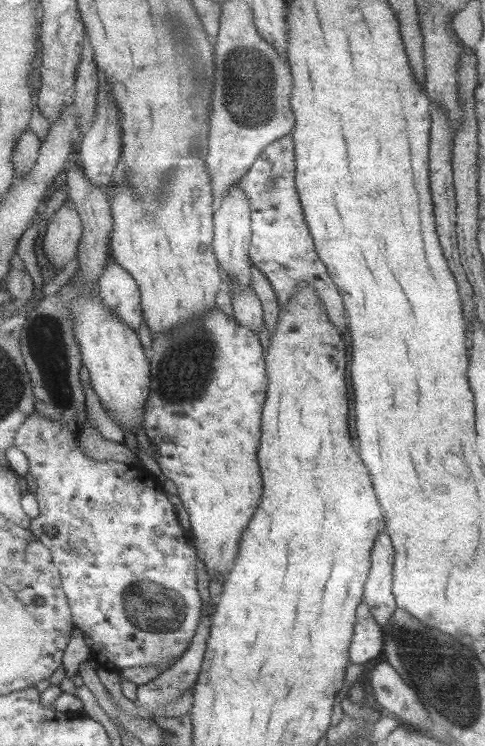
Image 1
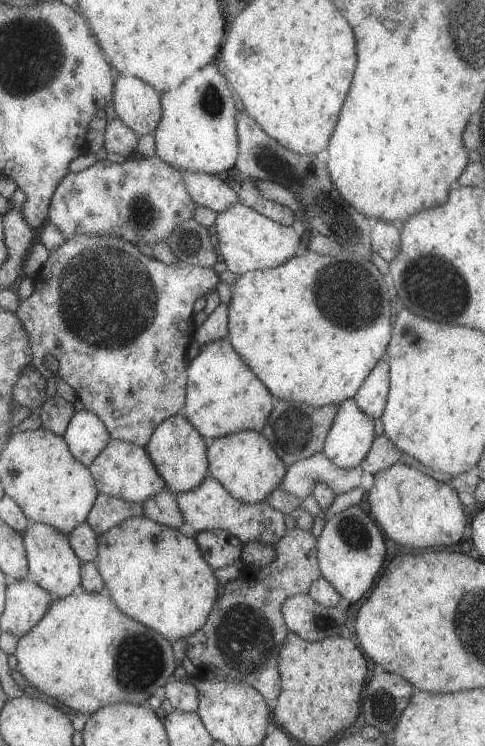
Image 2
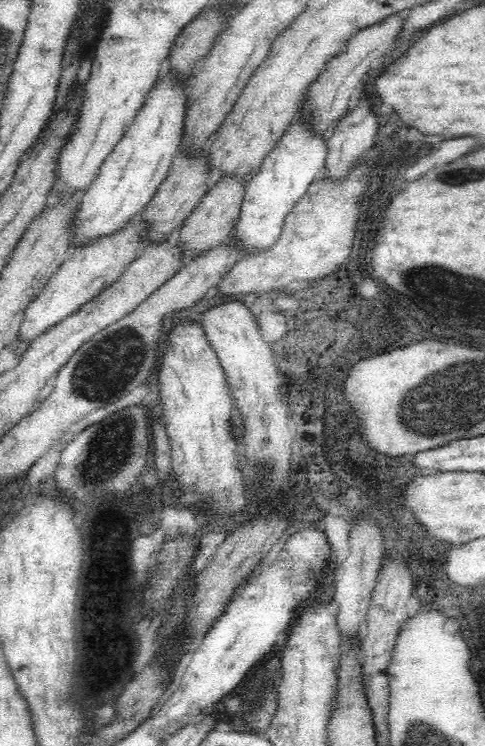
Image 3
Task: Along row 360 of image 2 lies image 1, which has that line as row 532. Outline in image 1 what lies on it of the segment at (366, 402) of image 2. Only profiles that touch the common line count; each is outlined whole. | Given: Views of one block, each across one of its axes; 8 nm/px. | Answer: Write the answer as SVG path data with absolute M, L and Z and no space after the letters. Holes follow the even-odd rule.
M382 531L373 552L373 567L367 584L365 600L371 604L379 623L388 626L399 604L395 595L395 564L397 548L393 536Z

